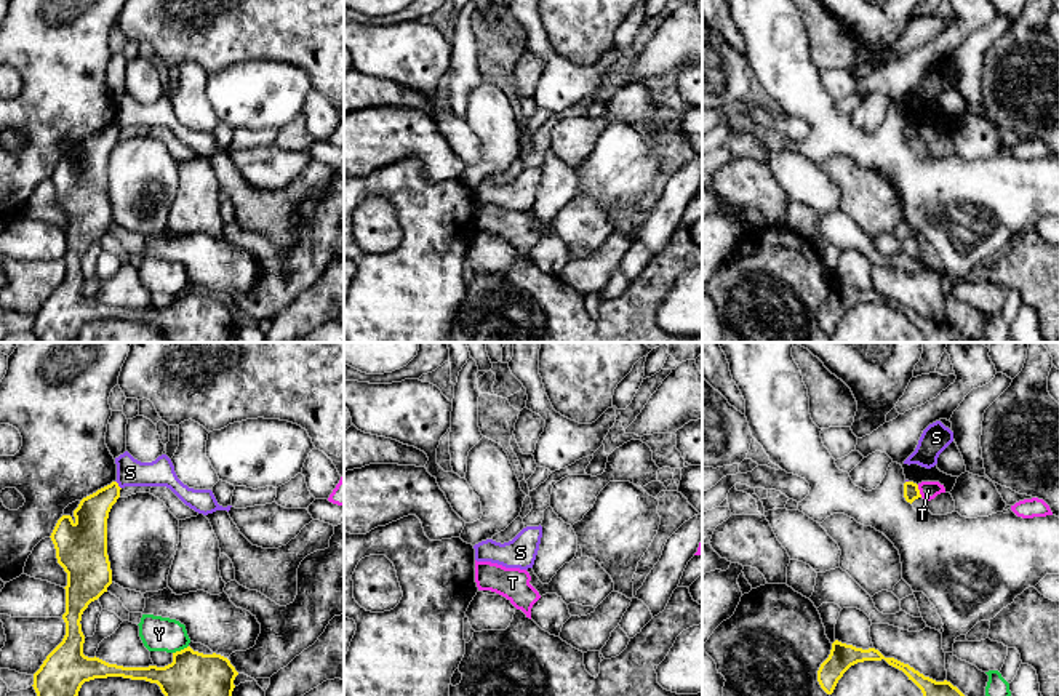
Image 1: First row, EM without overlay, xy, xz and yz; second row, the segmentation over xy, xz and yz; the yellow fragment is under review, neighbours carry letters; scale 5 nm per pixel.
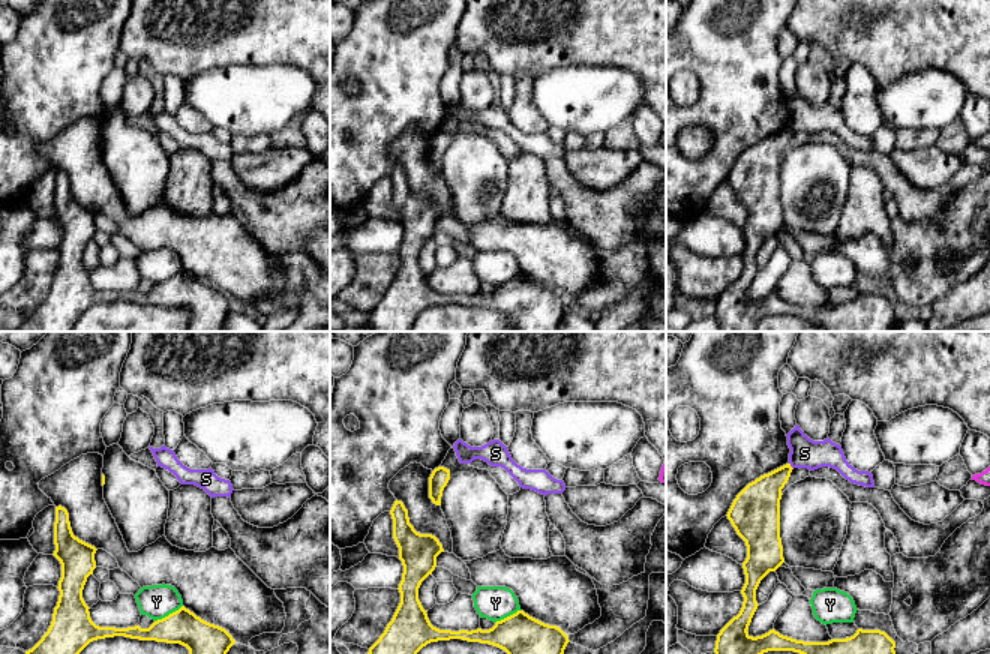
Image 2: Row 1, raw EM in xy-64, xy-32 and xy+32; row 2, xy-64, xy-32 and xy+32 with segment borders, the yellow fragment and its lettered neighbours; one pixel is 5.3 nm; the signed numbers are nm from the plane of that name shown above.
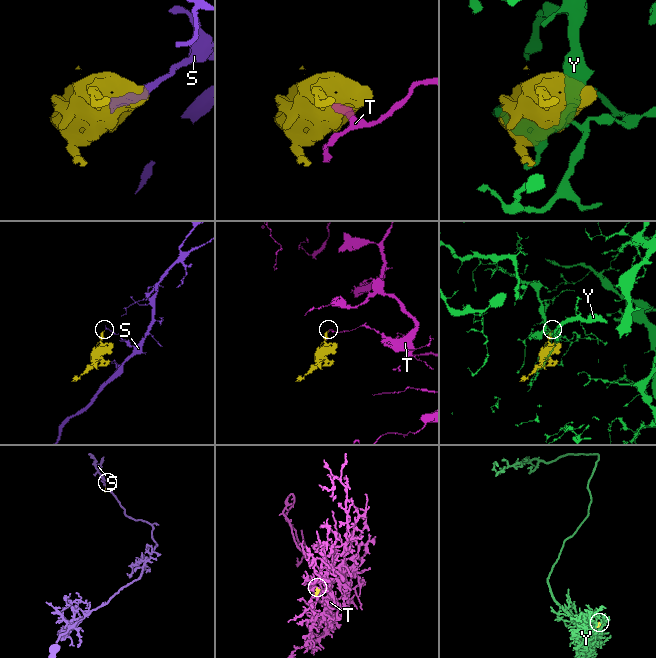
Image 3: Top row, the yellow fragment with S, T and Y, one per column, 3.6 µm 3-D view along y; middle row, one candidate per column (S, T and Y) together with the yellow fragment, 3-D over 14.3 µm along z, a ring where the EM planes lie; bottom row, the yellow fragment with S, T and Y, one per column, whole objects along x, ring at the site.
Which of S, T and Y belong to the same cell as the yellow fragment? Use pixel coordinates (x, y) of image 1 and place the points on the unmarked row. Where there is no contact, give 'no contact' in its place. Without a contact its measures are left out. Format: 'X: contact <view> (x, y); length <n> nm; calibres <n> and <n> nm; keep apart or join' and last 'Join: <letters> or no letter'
S: contact xy (117, 127); length 50 nm; calibres 170 and 140 nm; keep apart
T: contact yz (919, 133); length 70 nm; calibres 80 and 90 nm; keep apart
Y: contact xy (181, 292); length 90 nm; calibres 340 and 180 nm; keep apart
Join: no letter

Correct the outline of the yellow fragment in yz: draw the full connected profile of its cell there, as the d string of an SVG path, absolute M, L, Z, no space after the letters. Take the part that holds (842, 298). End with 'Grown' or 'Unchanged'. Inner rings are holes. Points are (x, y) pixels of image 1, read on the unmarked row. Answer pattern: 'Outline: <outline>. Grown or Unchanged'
Outline: M838 282L832 285L829 299L821 306L817 312L817 323L827 336L832 336L838 322L851 307L864 302L881 301L902 312L909 322L912 322L921 331L925 342L973 342L947 322L936 323L929 318L925 318L909 306L904 306L894 299L885 299L875 290L862 291Z. Unchanged

